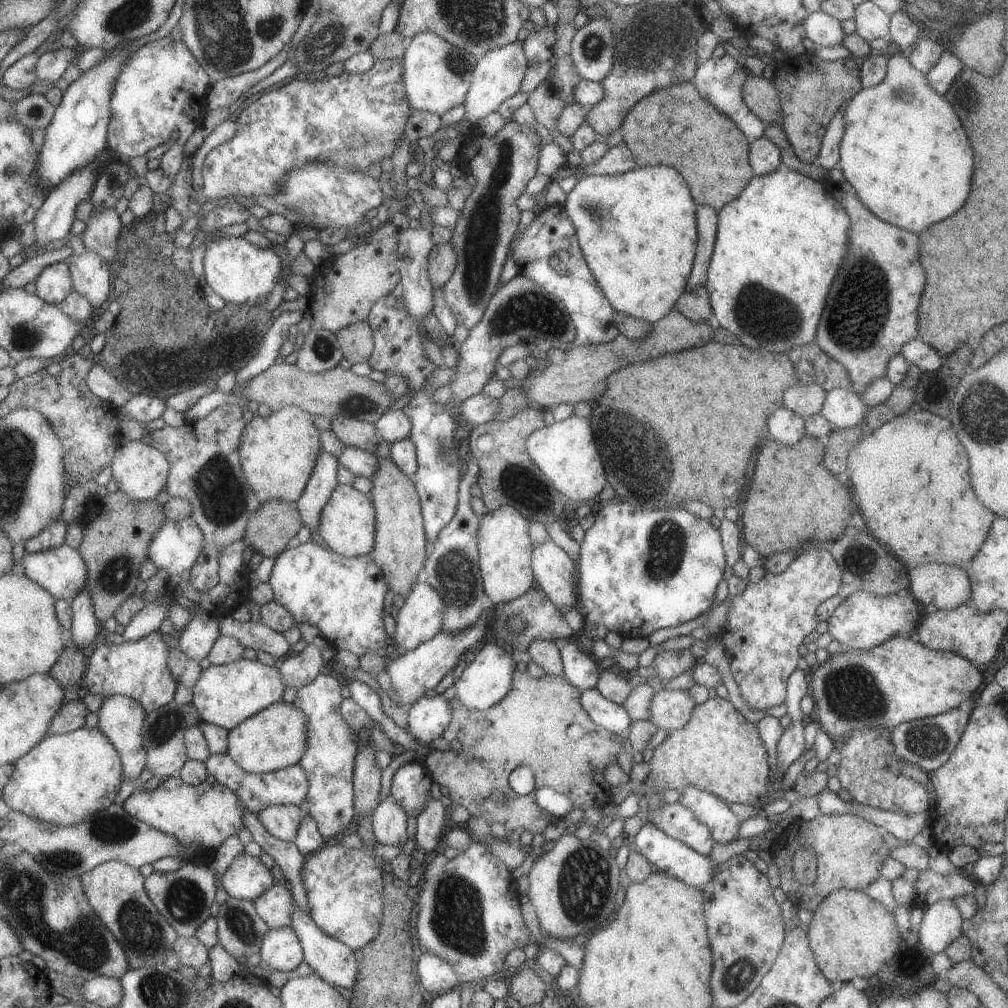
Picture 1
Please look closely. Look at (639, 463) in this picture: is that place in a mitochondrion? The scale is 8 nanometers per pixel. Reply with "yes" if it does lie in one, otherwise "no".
yes

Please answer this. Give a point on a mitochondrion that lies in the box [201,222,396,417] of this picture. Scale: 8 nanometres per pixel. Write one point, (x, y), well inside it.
(322, 347)

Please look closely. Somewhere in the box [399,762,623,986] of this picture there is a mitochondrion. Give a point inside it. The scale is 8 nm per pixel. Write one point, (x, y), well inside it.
(456, 919)

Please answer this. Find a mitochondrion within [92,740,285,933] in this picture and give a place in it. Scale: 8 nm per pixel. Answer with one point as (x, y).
(186, 901)

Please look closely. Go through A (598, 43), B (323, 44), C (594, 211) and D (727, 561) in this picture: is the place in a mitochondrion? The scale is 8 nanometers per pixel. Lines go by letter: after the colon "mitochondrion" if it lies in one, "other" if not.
A: mitochondrion
B: mitochondrion
C: mitochondrion
D: other

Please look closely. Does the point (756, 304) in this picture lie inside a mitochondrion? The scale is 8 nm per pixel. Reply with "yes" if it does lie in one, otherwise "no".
yes

